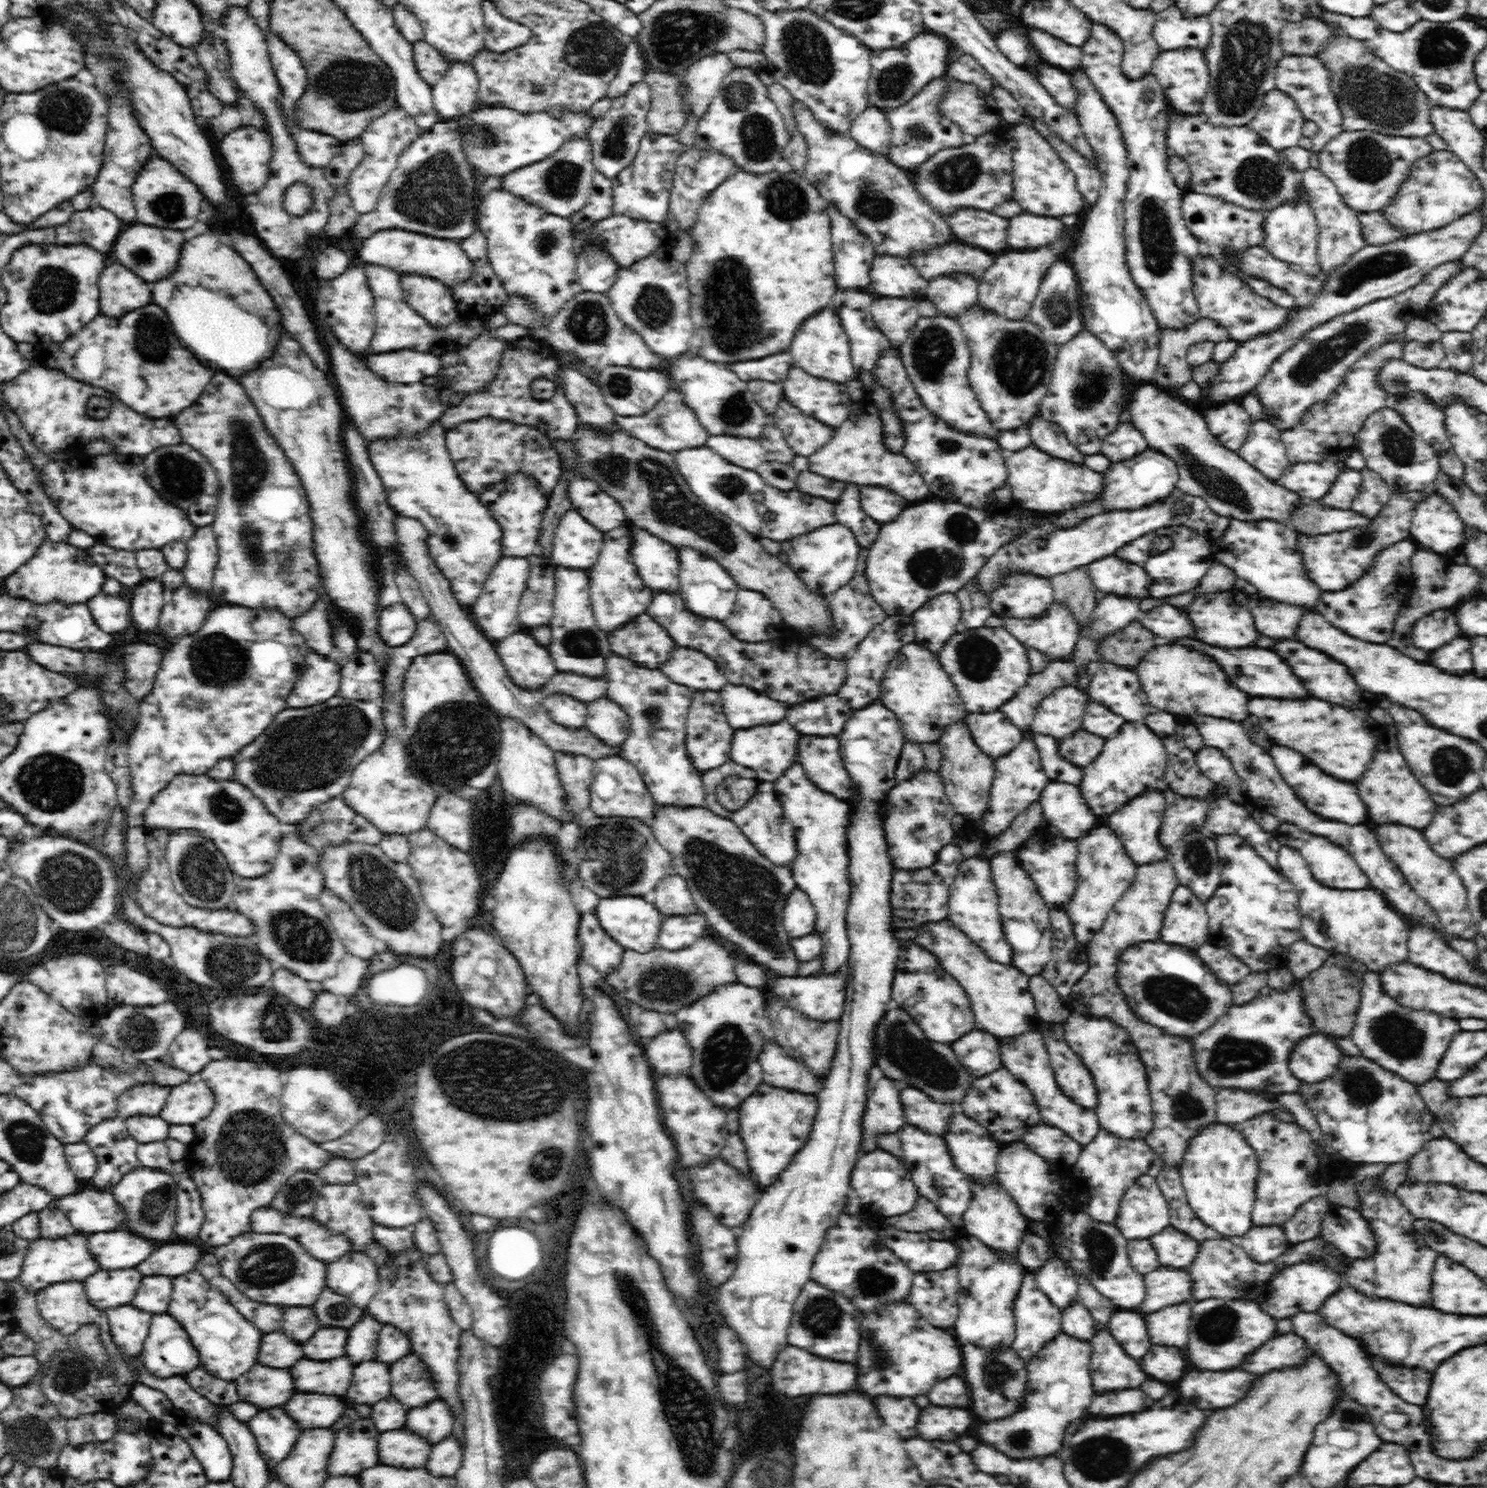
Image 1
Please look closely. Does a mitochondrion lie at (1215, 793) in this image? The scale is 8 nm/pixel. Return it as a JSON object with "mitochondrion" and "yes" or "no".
{"mitochondrion":"no"}

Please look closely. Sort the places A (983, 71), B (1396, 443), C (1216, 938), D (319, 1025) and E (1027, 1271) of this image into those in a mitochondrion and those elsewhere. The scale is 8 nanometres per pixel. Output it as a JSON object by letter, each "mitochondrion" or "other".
{"A":"other","B":"mitochondrion","C":"other","D":"other","E":"other"}

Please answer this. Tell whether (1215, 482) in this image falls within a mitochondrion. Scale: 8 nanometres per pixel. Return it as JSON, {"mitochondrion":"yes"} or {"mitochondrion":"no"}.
{"mitochondrion":"yes"}

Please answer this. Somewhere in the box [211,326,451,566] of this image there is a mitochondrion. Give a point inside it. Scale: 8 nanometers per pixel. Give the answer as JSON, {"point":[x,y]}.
{"point":[249,467]}

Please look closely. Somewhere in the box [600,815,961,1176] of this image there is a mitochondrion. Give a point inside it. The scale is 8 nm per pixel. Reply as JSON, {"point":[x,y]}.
{"point":[746,894]}

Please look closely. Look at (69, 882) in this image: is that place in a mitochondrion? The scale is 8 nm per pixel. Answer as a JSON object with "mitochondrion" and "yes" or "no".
{"mitochondrion":"yes"}

